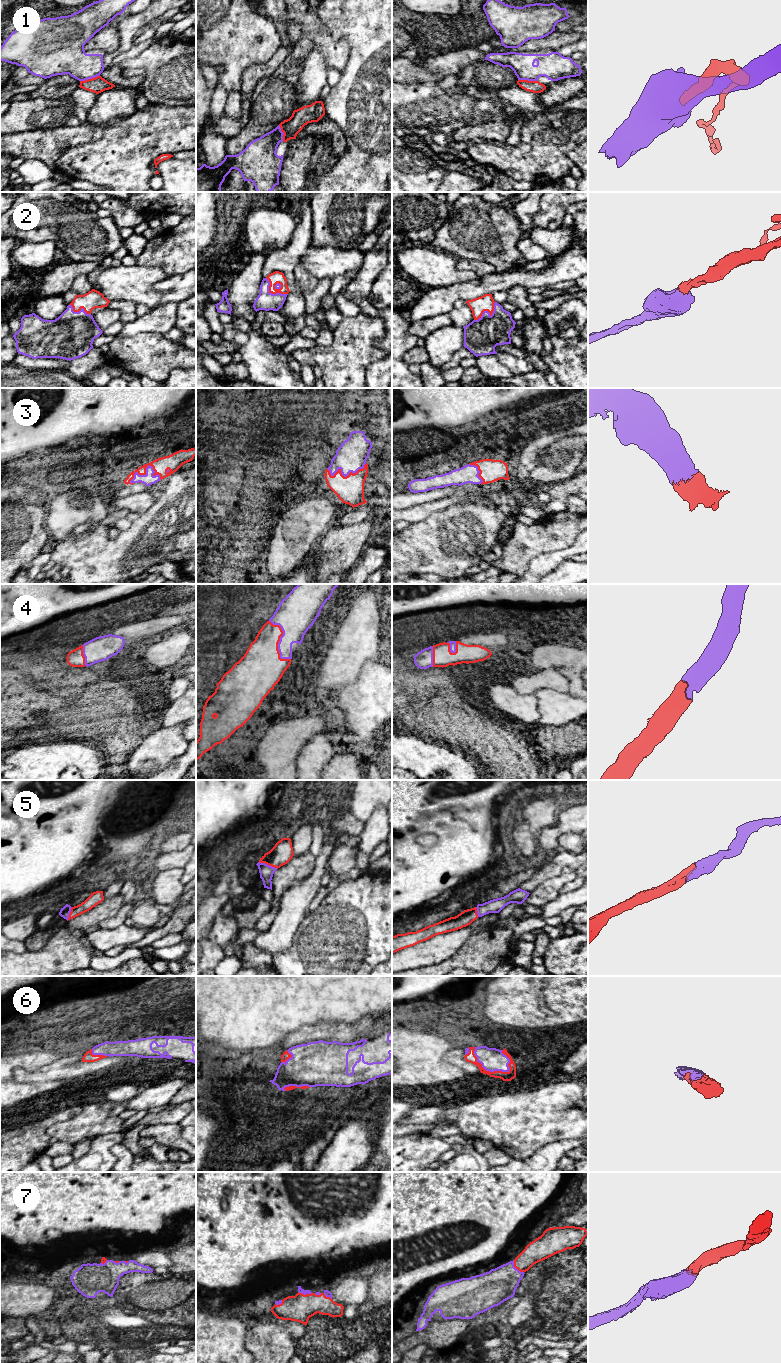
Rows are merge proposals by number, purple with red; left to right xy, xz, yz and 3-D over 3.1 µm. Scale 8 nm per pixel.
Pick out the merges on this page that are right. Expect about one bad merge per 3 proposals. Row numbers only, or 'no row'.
2, 3, 4, 5, 6, 7

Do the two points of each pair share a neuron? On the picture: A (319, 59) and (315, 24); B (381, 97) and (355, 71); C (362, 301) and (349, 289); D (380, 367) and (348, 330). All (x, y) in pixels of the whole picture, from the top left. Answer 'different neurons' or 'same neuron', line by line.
A: different neurons
B: same neuron
C: different neurons
D: different neurons

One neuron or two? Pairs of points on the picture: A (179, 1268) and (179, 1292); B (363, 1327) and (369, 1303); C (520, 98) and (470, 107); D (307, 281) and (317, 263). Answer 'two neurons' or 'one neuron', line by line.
A: two neurons
B: two neurons
C: two neurons
D: two neurons

